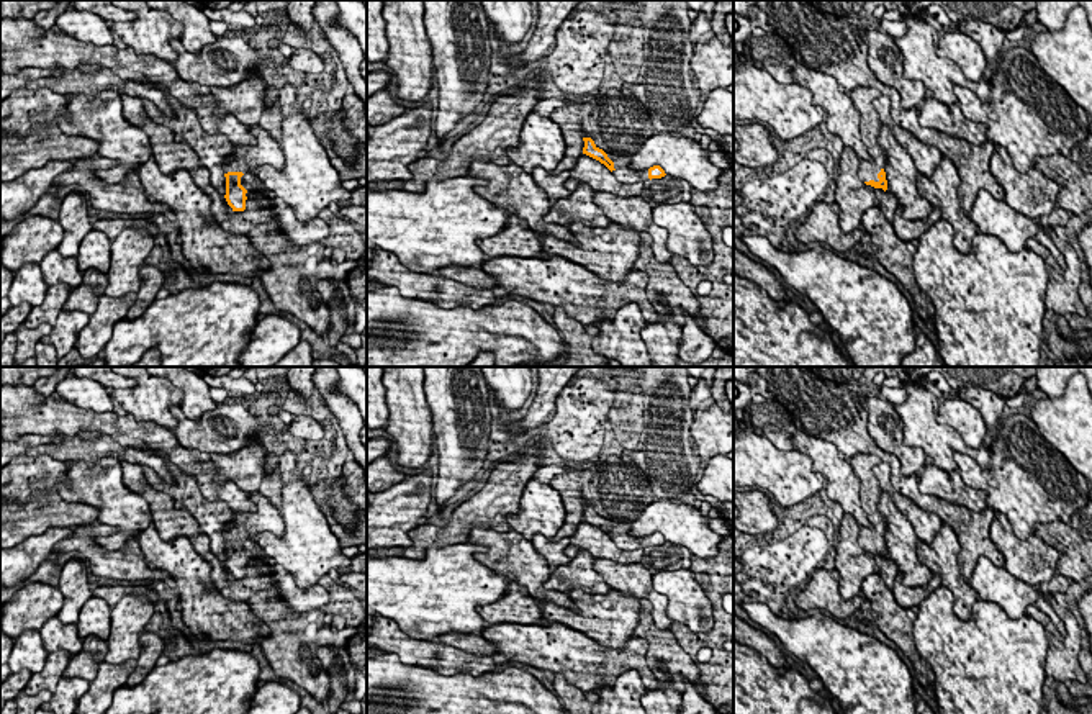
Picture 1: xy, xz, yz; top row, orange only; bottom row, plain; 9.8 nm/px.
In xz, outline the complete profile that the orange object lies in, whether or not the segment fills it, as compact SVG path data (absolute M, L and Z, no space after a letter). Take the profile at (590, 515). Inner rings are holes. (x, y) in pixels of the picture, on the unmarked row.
M583 504L584 514L583 521L599 527L604 531L619 549L622 550L635 550L635 549L645 549L652 545L661 545L665 544L665 537L660 532L653 532L645 537L634 537L624 532L624 524L614 521L614 519L604 519L599 516L591 504Z

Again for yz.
M858 454L850 460L853 472L860 478L860 498L863 511L868 514L871 529L860 526L858 545L874 555L887 557L887 547L884 539L886 519L878 511L881 496L879 481L873 472L873 467L881 463L881 459L873 454Z

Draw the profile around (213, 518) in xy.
M154 452L164 459L170 475L172 483L167 483L149 467L142 467L147 483L170 496L177 509L188 511L198 522L200 532L210 539L211 552L224 565L226 562L226 544L224 531L234 521L234 513L229 509L228 503L221 499L208 501L203 498L196 480L193 475L183 473L175 467L164 452Z

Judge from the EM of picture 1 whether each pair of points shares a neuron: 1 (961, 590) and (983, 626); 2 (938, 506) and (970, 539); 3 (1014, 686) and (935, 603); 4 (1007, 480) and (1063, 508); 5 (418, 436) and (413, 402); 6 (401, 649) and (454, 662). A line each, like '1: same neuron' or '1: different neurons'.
1: different neurons
2: same neuron
3: same neuron
4: same neuron
5: same neuron
6: same neuron

